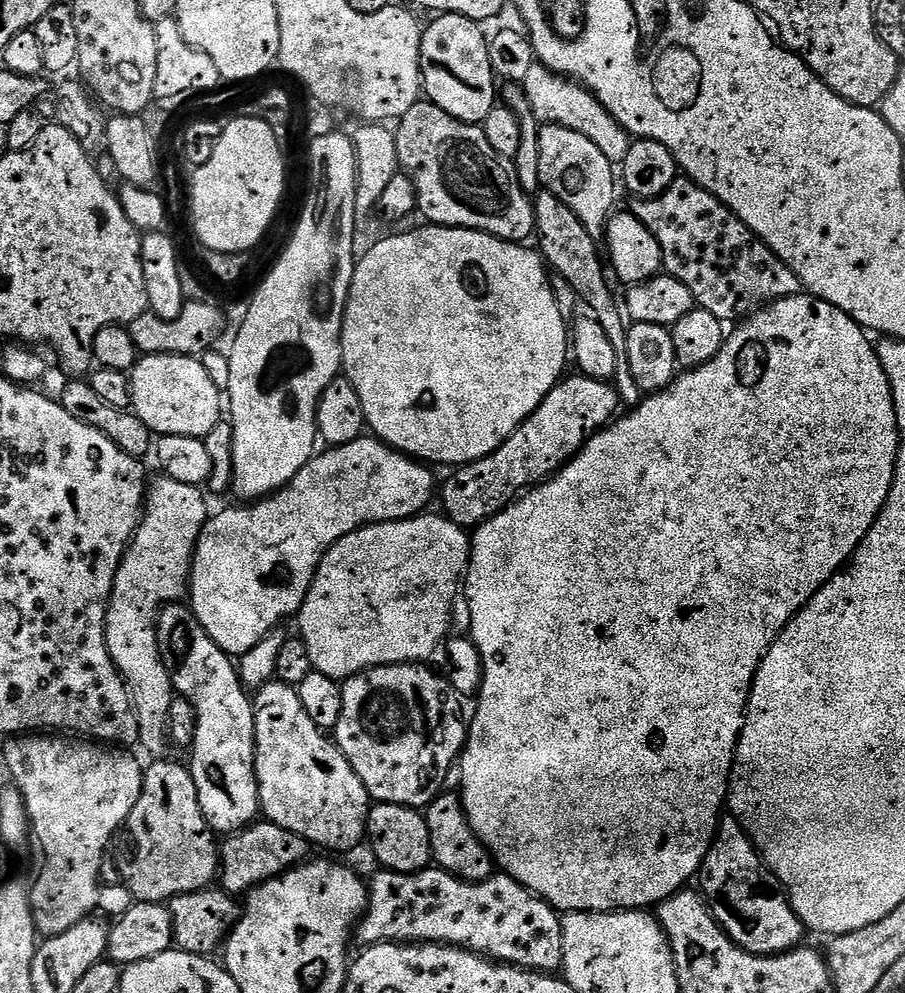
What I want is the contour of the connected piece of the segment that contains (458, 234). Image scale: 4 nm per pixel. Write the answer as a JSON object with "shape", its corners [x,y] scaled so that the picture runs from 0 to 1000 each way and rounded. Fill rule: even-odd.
{"shape":[[[467,228],[469,230],[460,230],[456,234],[442,234],[439,238],[429,238],[425,242],[420,242],[407,255],[397,259],[393,275],[389,281],[389,287],[385,293],[385,306],[380,310],[380,327],[378,328],[378,336],[376,337],[376,361],[378,364],[379,378],[391,389],[391,393],[396,393],[396,401],[400,405],[400,413],[402,414],[402,422],[408,432],[412,431],[414,438],[423,443],[425,447],[438,451],[445,455],[449,459],[454,459],[456,463],[472,465],[474,468],[482,467],[499,467],[498,469],[507,469],[509,467],[523,467],[526,463],[537,461],[541,457],[546,457],[546,453],[550,453],[550,449],[555,449],[555,445],[559,445],[559,441],[564,441],[564,437],[568,437],[568,433],[572,433],[572,429],[577,429],[577,425],[581,425],[581,421],[586,421],[586,417],[590,417],[590,413],[594,413],[594,409],[599,405],[599,401],[603,401],[603,397],[608,397],[608,393],[614,387],[619,386],[624,378],[623,366],[630,363],[630,330],[625,325],[625,320],[617,312],[617,304],[614,296],[610,293],[608,285],[608,274],[603,269],[602,263],[599,261],[598,255],[590,252],[579,250],[578,245],[567,244],[564,242],[551,242],[548,238],[544,238],[540,234],[529,234],[523,230],[493,230],[490,228]]]}

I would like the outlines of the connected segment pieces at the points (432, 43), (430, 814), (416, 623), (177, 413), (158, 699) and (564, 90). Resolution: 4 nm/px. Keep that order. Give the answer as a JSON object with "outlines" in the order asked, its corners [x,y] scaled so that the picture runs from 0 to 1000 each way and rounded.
{"outlines":[[[[501,12],[481,17],[464,37],[464,79],[476,104],[516,125],[534,126],[537,115],[550,105],[550,87],[541,66],[540,37],[529,23]]],[[[487,797],[481,802],[467,819],[471,832],[475,836],[475,852],[481,873],[490,874],[508,886],[539,886],[546,880],[546,867],[539,853],[524,840],[513,815],[513,807],[507,797]]],[[[471,516],[455,521],[452,524],[439,524],[431,527],[403,529],[396,535],[388,536],[376,543],[372,547],[366,549],[360,559],[357,560],[352,568],[352,574],[349,575],[347,586],[335,604],[335,610],[328,616],[327,626],[331,630],[330,639],[339,651],[339,659],[344,665],[346,674],[361,682],[367,682],[373,686],[380,686],[406,673],[420,672],[427,669],[463,668],[469,663],[477,660],[482,653],[487,652],[492,642],[496,639],[497,626],[499,624],[499,612],[502,604],[508,594],[508,581],[516,575],[518,558],[520,556],[520,543],[518,537],[502,527],[494,520],[485,518],[482,520]]],[[[156,358],[147,368],[145,414],[157,421],[173,440],[201,437],[229,441],[232,433],[244,426],[245,391],[234,384],[225,365],[215,359]]],[[[178,478],[176,482],[172,492],[169,495],[167,492],[155,531],[146,541],[146,547],[137,555],[130,578],[124,587],[124,605],[119,608],[119,622],[115,632],[124,666],[128,668],[128,674],[133,676],[137,688],[141,690],[146,707],[150,711],[150,722],[155,727],[154,748],[160,749],[168,757],[175,756],[180,751],[181,745],[183,747],[187,744],[186,720],[192,704],[190,678],[186,676],[186,670],[181,668],[181,663],[177,659],[172,625],[177,613],[182,608],[202,605],[209,599],[217,543],[221,541],[225,528],[232,523],[230,508],[225,505],[224,494],[221,491],[206,489],[206,485],[197,485],[183,478]]],[[[594,62],[586,66],[577,88],[579,95],[585,99],[588,113],[598,126],[625,127],[652,139],[652,143],[656,143],[656,147],[661,147],[661,151],[665,151],[665,155],[670,155],[670,159],[678,167],[688,166],[696,144],[695,135],[688,126],[667,110],[665,103],[657,95],[650,92],[644,85],[630,81],[617,73],[610,73],[601,64]]]]}

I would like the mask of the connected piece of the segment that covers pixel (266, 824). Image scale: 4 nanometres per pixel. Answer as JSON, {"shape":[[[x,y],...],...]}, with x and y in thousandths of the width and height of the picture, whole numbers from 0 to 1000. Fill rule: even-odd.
{"shape":[[[297,826],[282,827],[246,847],[241,879],[242,893],[257,904],[264,903],[263,900],[271,901],[284,891],[309,882],[313,877],[337,869],[344,863],[343,857],[344,850],[333,841],[325,840],[324,837]]]}

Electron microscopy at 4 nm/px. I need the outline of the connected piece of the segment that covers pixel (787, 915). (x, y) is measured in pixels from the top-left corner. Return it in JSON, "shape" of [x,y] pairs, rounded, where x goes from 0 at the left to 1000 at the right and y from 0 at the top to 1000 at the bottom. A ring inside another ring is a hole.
{"shape":[[[797,821],[793,845],[780,860],[771,879],[772,886],[787,923],[815,954],[835,963],[863,963],[875,955],[885,954],[887,947],[884,946],[891,942],[888,930],[812,822]]]}

